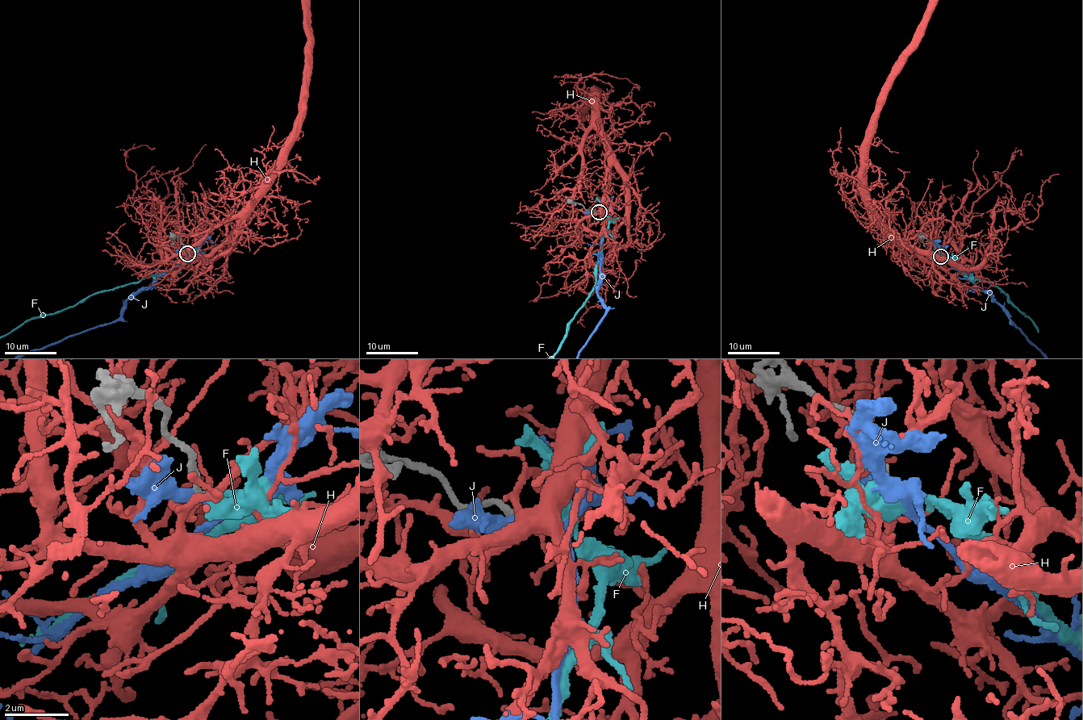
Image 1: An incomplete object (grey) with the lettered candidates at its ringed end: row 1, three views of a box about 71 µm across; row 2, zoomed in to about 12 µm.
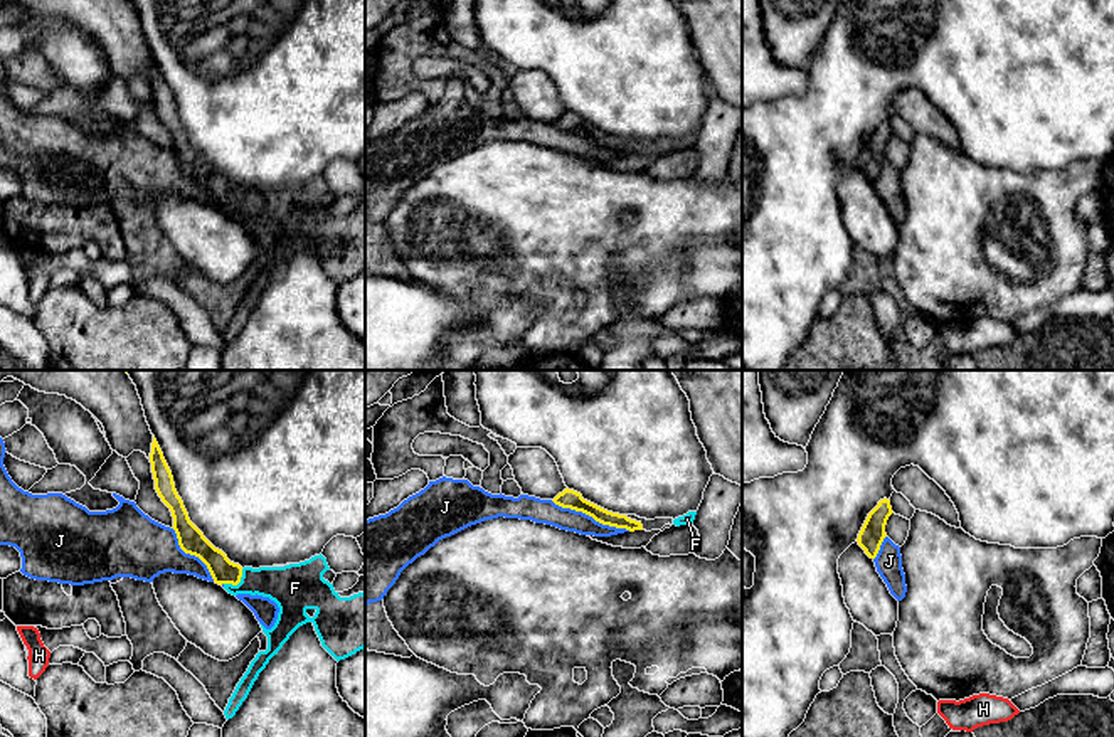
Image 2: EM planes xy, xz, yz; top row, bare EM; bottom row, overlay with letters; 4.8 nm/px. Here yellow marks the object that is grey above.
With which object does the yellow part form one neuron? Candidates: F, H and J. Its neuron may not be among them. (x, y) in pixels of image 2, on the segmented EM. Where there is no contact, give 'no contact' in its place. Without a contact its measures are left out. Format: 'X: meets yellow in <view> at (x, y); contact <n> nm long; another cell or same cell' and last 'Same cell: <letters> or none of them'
F: meets yellow in xy at (238, 583); contact 120 nm long; same cell
H: no contact; another cell
J: meets yellow in xz at (591, 515); contact 420 nm long; another cell
Same cell: F

